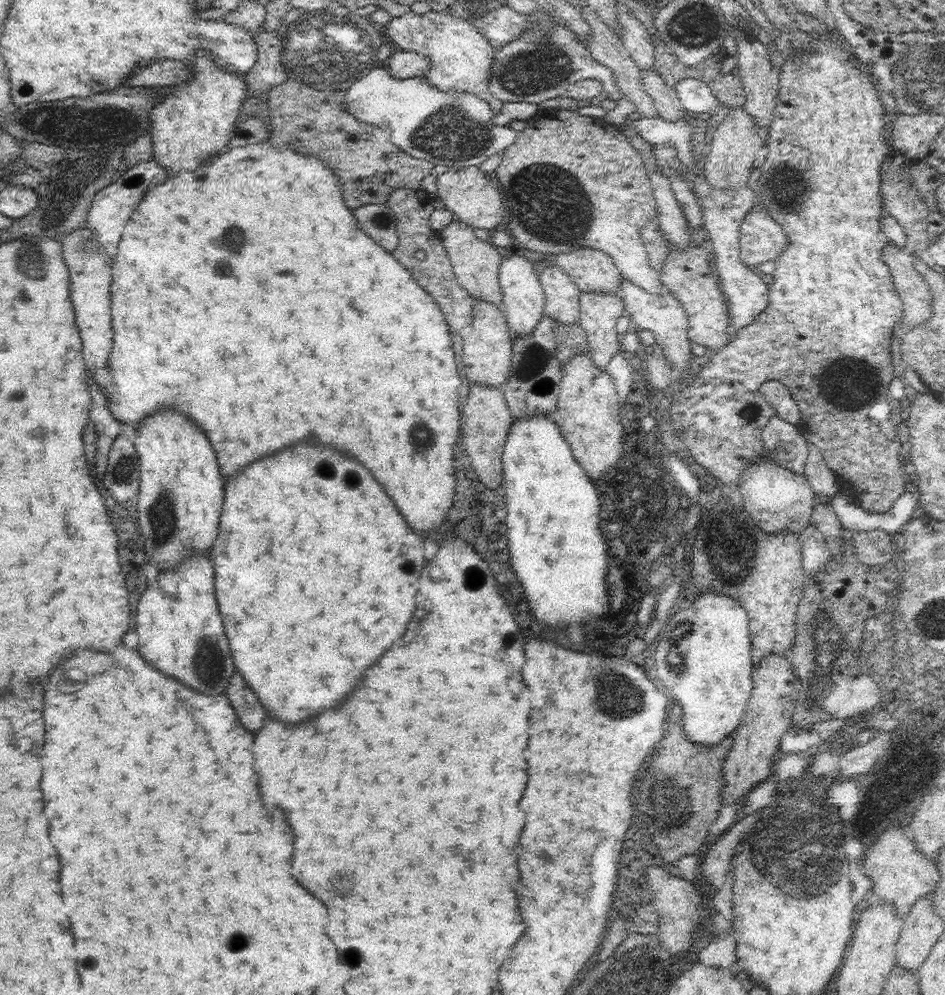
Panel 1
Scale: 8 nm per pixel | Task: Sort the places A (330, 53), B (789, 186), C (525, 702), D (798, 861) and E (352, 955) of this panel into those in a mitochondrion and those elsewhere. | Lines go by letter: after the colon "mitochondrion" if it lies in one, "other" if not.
A: mitochondrion
B: mitochondrion
C: other
D: mitochondrion
E: mitochondrion

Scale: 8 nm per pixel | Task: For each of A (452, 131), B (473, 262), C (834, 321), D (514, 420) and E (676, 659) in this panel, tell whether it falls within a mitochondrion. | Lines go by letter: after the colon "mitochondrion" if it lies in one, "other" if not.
A: mitochondrion
B: other
C: other
D: other
E: mitochondrion

